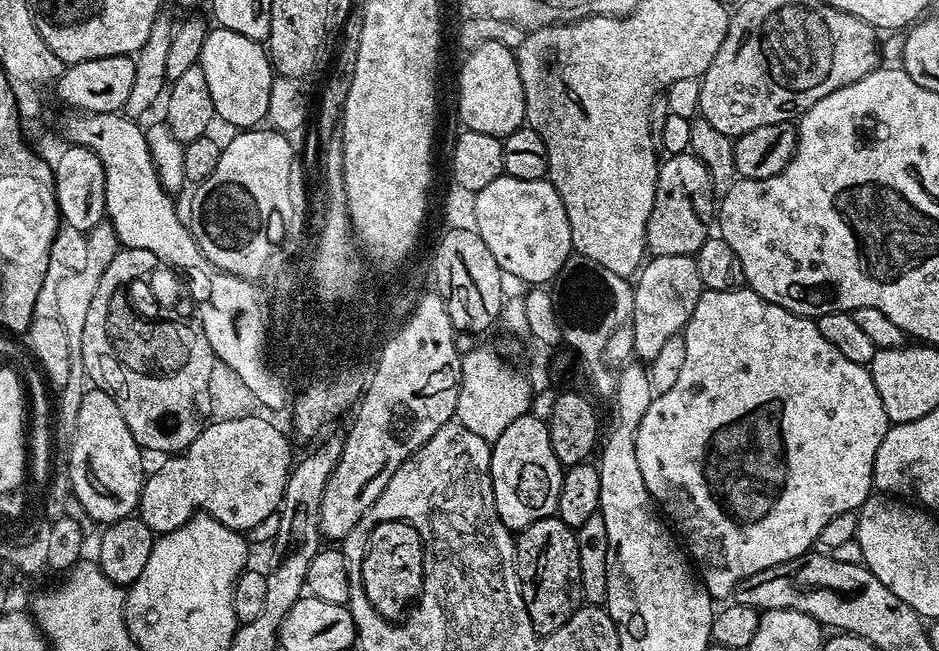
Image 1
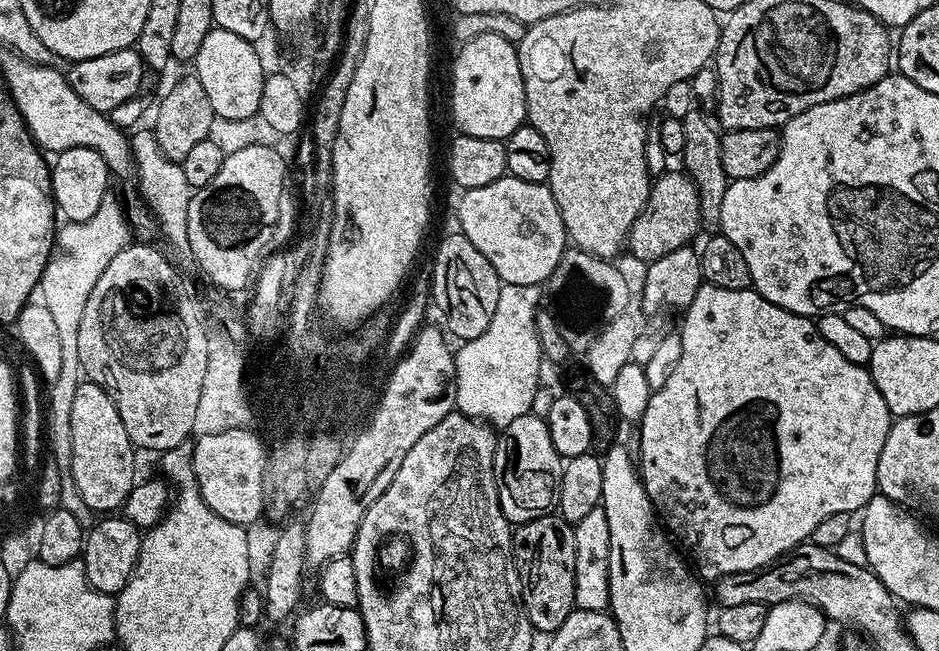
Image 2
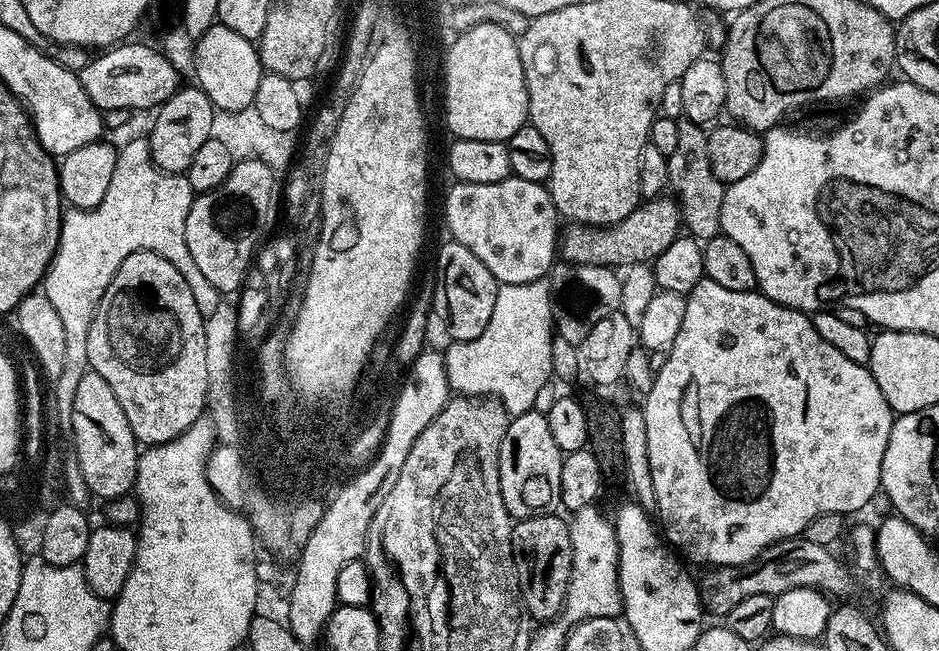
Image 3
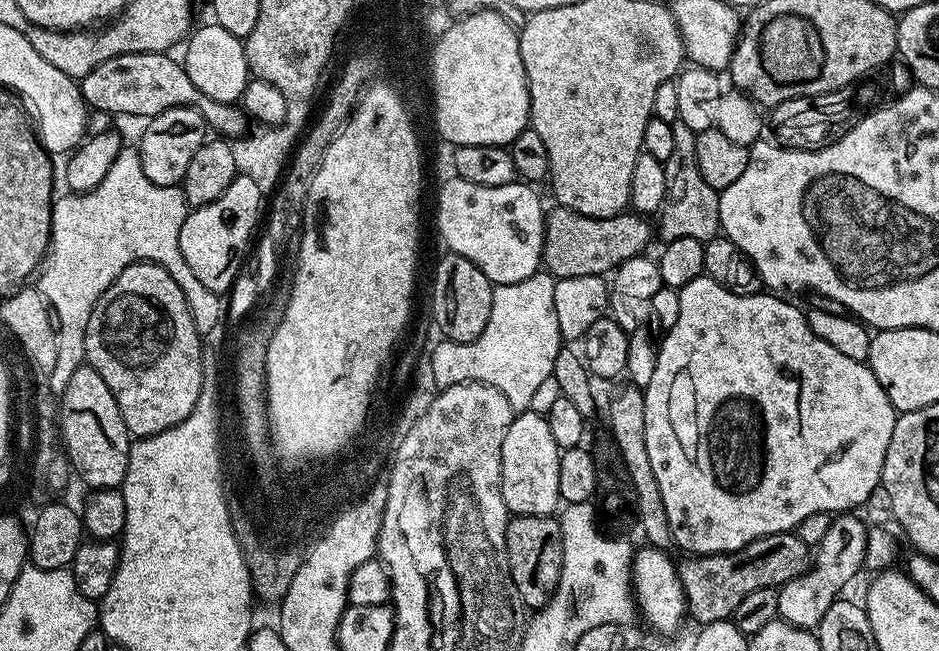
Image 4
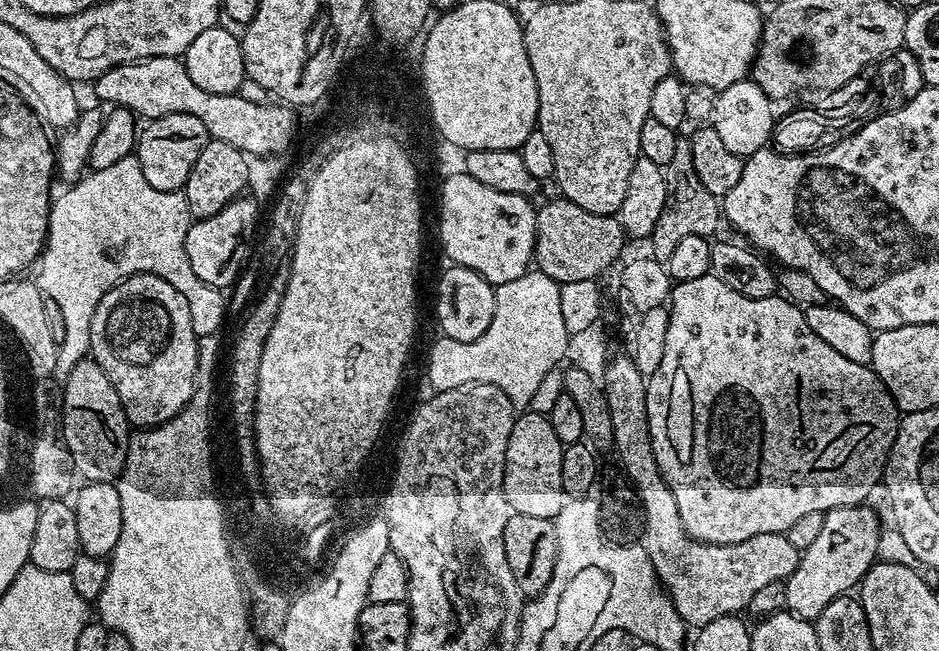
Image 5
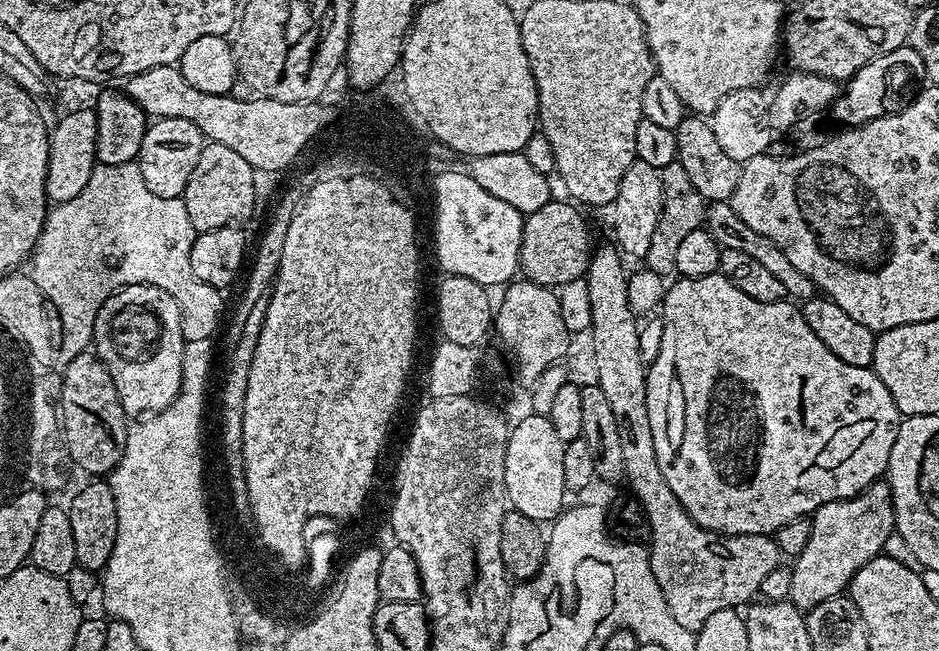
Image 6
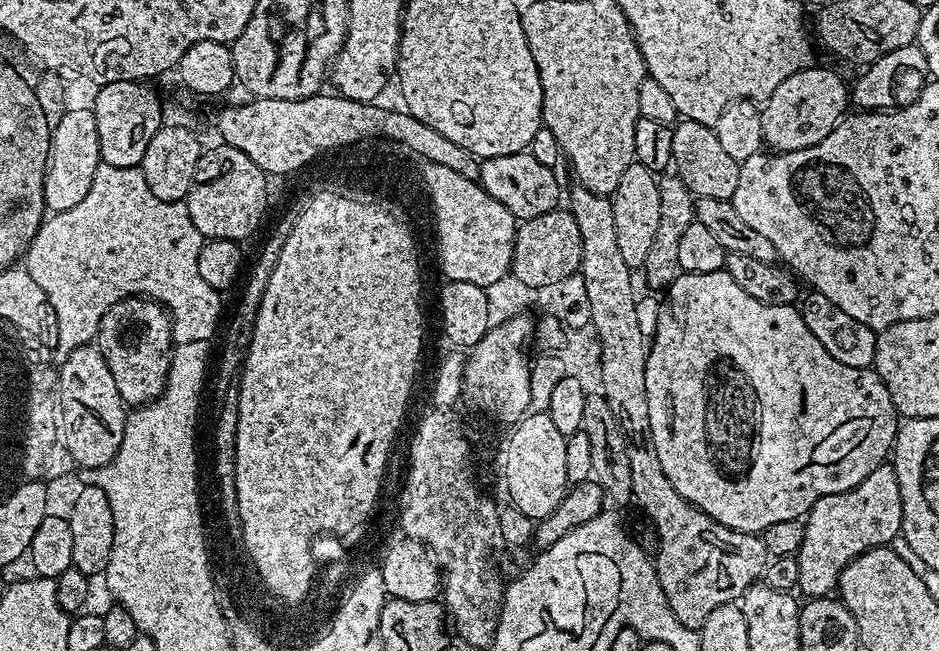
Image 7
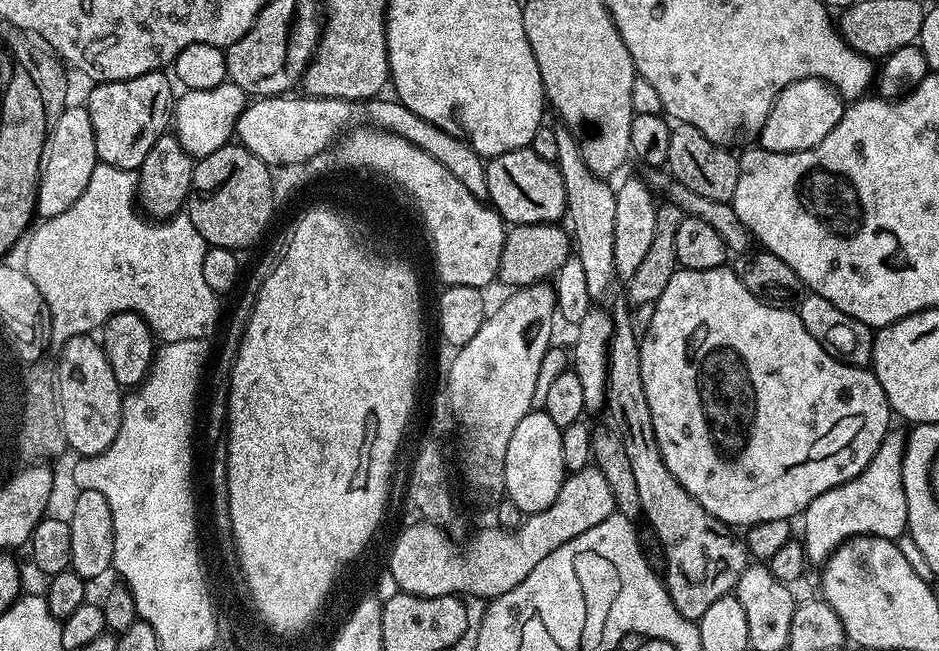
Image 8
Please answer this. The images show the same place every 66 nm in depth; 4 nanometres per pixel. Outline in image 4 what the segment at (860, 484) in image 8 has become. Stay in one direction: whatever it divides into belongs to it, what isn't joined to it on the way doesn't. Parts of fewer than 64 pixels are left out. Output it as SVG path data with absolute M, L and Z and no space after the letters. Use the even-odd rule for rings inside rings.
M840 514L832 519L830 528L814 548L814 566L778 589L779 619L799 628L816 630L826 610L841 595L840 592L859 572L862 572L867 548L868 528L856 514Z

